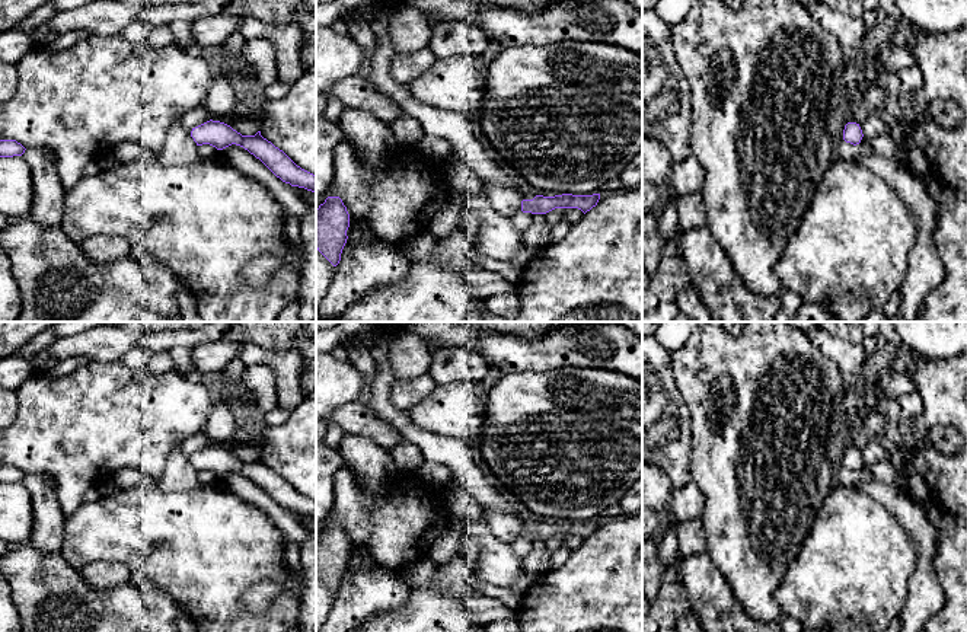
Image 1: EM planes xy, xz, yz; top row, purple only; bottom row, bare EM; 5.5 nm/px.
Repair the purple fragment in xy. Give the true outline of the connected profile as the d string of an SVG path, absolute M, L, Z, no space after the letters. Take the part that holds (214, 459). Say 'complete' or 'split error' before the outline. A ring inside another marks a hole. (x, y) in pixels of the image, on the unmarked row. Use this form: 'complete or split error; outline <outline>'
complete; outline M207 447L191 457L197 472L210 470L223 476L232 470L240 472L259 485L277 504L291 513L316 518L316 502L297 492L283 476L261 462L242 462L220 447Z

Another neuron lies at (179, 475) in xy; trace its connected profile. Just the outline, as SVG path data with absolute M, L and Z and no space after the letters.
M181 444L167 456L166 466L157 478L156 485L165 492L183 492L201 486L198 472L191 459L181 450Z

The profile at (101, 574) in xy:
M95 561L82 568L84 581L95 590L114 588L131 580L131 569L119 561Z

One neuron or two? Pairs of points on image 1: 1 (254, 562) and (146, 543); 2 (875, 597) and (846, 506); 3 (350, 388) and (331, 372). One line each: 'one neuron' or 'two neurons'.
1: one neuron
2: one neuron
3: one neuron

